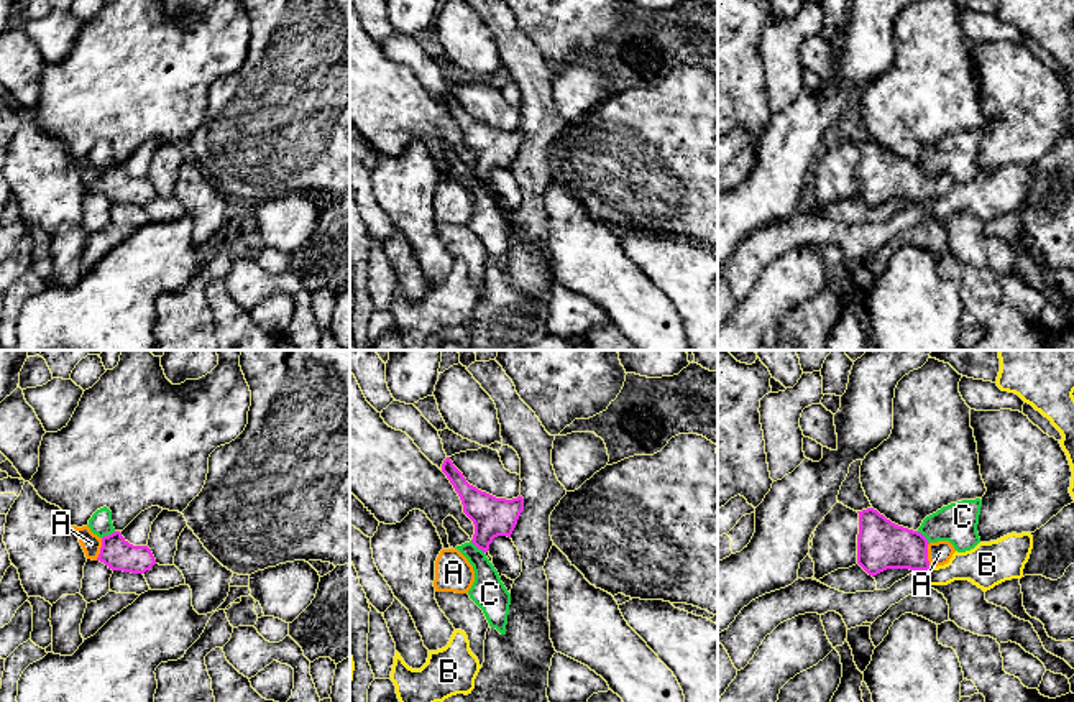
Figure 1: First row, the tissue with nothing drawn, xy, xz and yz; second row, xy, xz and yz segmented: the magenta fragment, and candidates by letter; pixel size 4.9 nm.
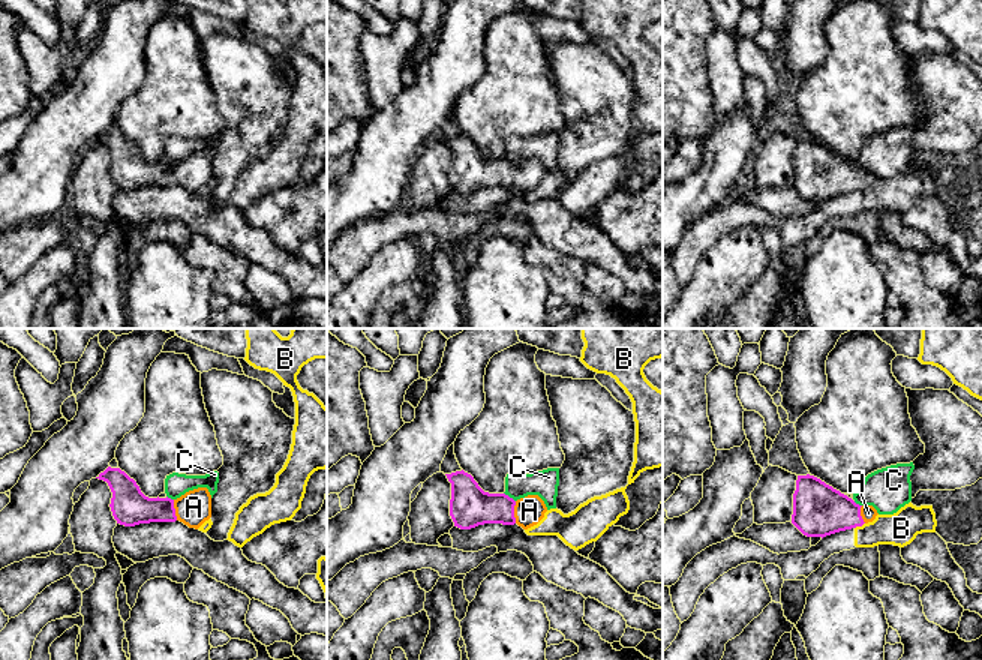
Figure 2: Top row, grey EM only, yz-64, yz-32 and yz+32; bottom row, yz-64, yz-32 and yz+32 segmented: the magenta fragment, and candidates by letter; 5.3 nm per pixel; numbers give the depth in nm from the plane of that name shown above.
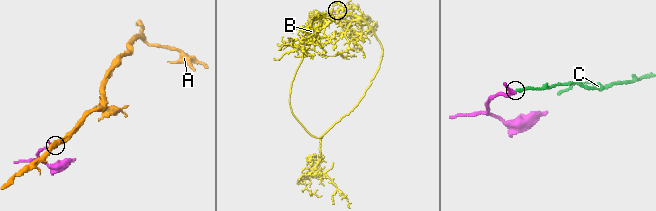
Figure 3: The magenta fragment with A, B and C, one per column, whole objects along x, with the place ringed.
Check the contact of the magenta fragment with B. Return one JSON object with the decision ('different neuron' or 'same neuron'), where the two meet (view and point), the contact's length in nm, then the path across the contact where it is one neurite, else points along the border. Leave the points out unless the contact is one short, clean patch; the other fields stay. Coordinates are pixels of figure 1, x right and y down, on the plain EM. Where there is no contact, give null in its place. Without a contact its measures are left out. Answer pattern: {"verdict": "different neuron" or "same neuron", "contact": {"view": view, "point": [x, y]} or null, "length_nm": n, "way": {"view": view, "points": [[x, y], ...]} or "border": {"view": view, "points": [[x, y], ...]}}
{"verdict": "different neuron", "contact": {"view": "yz", "point": [928, 199]}, "length_nm": 30, "border": {"view": "yz", "points": [[930, 198], [927, 201]]}}

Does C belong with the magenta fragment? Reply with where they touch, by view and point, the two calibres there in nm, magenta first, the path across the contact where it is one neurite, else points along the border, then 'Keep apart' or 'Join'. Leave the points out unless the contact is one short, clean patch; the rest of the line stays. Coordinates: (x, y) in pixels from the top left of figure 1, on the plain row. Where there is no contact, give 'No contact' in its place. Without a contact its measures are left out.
Touches magenta at xy (109, 166). Thickness 160 nm (magenta) against 110 nm. Boundary: xy (115, 163), (102, 170). Keep apart

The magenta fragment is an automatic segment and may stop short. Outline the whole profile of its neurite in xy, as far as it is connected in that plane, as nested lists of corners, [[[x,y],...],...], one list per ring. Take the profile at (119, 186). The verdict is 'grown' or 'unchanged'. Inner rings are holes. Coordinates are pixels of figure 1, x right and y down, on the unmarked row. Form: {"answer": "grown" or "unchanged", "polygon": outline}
{"answer": "grown", "polygon": [[[72,158],[72,164],[79,169],[87,191],[100,192],[112,202],[145,206],[156,196],[148,178],[130,176],[120,163],[99,169],[89,158]]]}

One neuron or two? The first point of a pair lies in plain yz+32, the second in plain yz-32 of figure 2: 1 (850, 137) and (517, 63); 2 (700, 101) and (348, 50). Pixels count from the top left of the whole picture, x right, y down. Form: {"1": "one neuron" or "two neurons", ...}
{"1": "one neuron", "2": "one neuron"}

